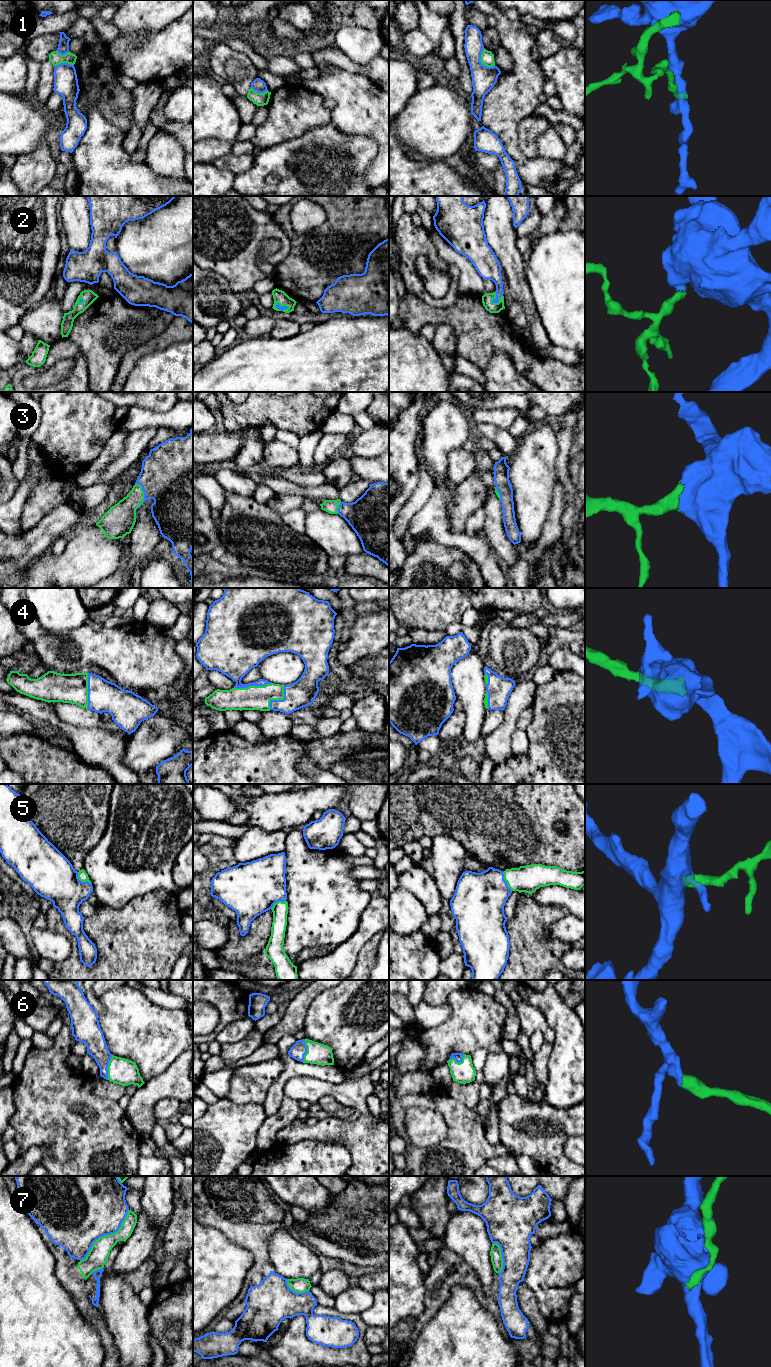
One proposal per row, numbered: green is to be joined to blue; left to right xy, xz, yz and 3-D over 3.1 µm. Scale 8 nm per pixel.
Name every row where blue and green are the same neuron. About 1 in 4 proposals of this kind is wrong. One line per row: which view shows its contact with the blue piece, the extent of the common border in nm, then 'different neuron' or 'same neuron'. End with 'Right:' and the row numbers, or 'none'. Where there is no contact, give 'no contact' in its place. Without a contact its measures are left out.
1: yz | 170 nm | different neuron
2: yz | 110 nm | same neuron
3: xy | 220 nm | same neuron
4: xz | 300 nm | same neuron
5: xy | 160 nm | same neuron
6: xy | 200 nm | same neuron
7: xy | 550 nm | different neuron
Right: 2, 3, 4, 5, 6

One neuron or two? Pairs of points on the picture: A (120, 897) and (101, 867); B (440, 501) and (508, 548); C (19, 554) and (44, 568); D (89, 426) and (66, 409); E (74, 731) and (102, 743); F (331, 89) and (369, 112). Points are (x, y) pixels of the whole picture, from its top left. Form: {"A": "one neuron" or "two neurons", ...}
{"A": "one neuron", "B": "two neurons", "C": "two neurons", "D": "one neuron", "E": "one neuron", "F": "one neuron"}

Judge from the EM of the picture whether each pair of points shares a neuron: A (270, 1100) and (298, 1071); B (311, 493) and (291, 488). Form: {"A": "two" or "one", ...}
{"A": "one", "B": "one"}

